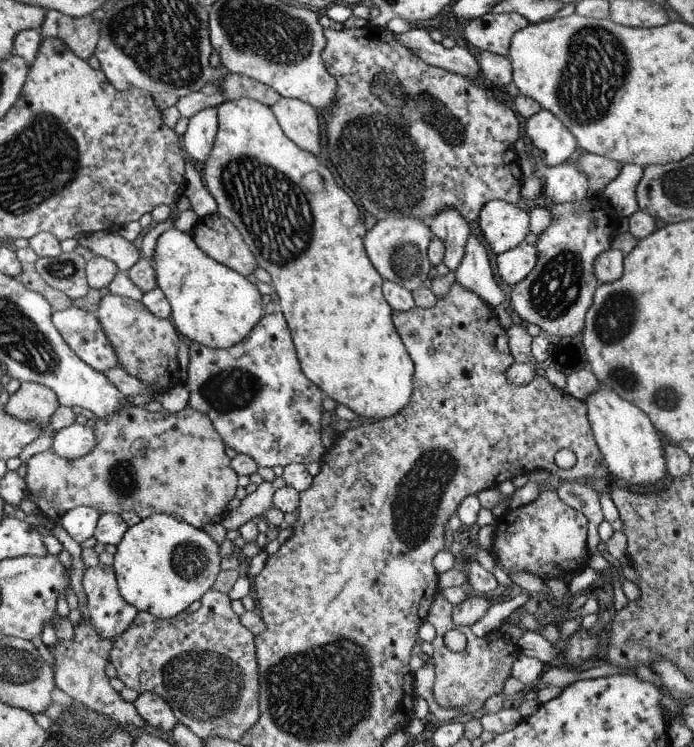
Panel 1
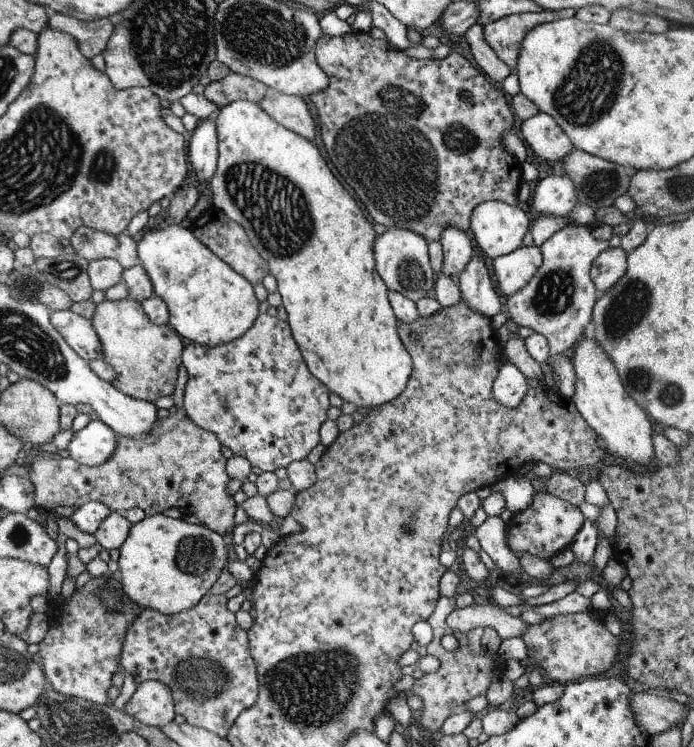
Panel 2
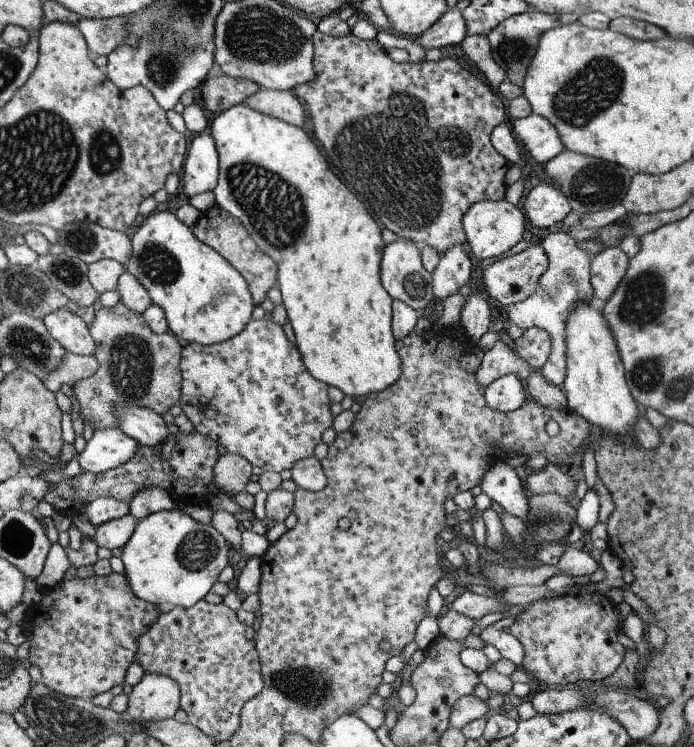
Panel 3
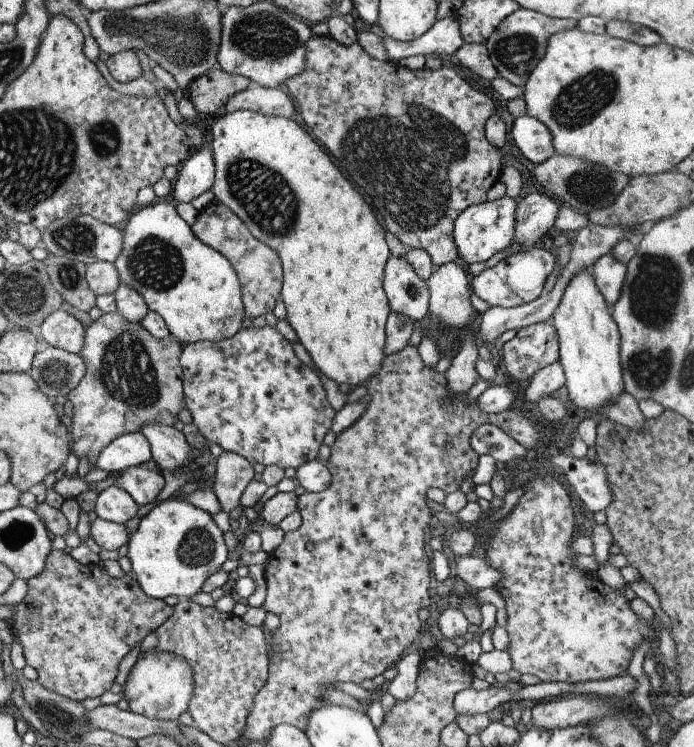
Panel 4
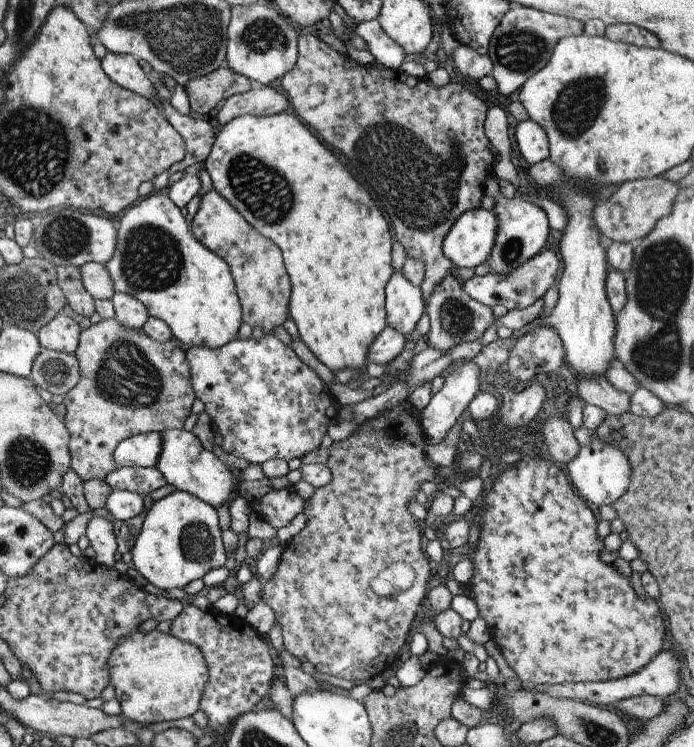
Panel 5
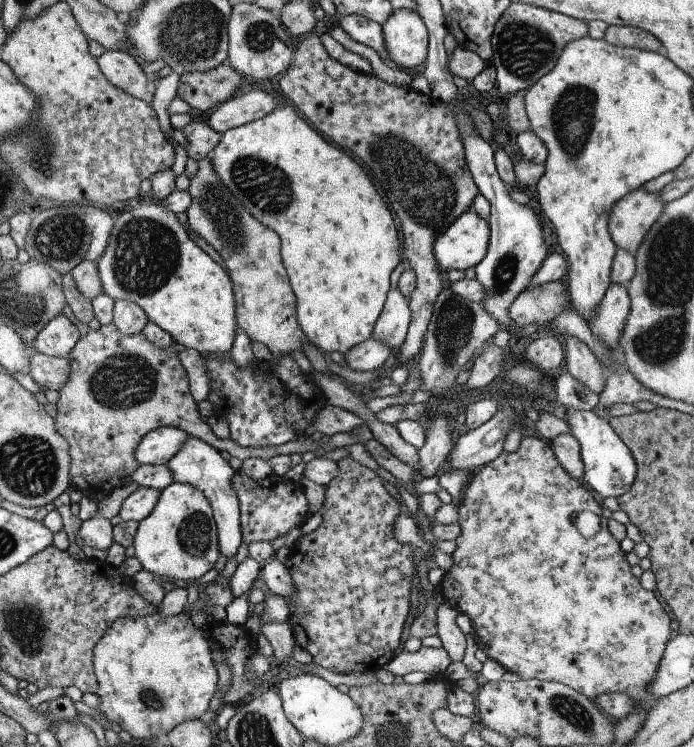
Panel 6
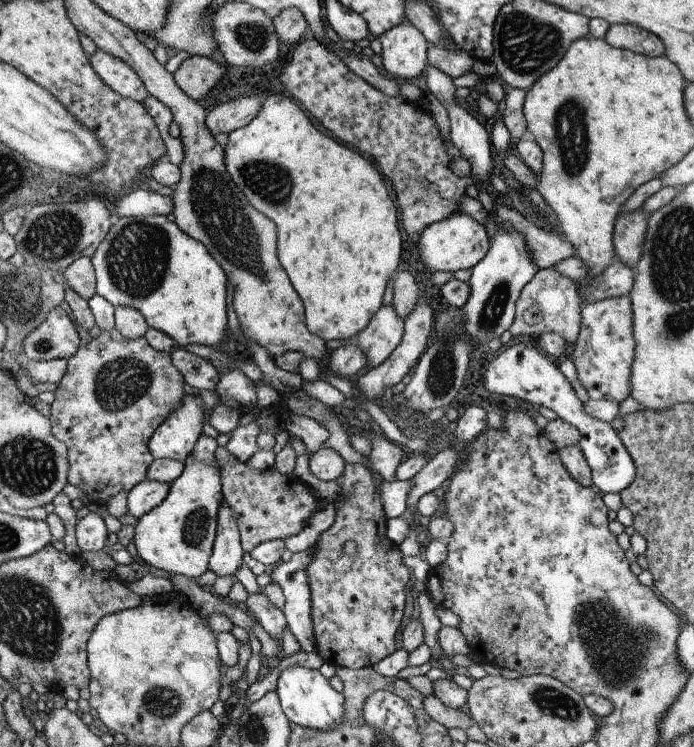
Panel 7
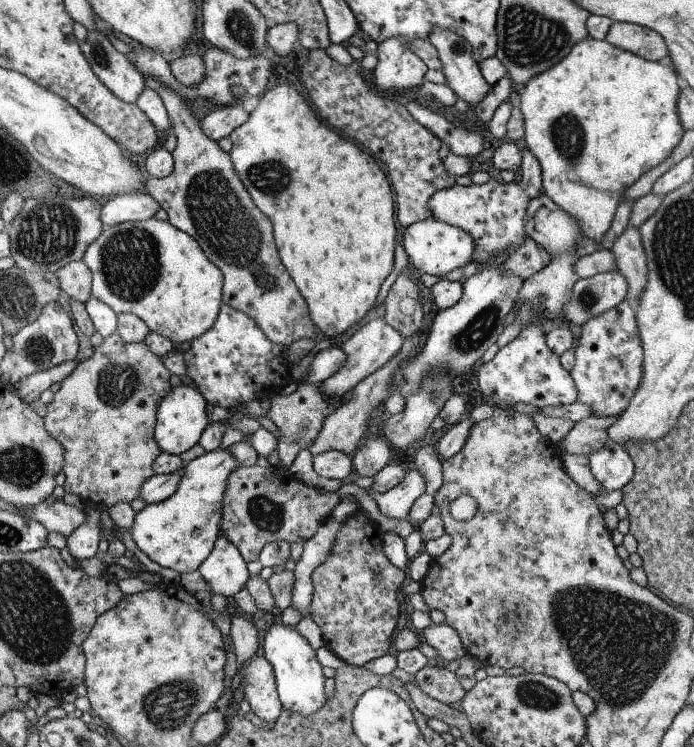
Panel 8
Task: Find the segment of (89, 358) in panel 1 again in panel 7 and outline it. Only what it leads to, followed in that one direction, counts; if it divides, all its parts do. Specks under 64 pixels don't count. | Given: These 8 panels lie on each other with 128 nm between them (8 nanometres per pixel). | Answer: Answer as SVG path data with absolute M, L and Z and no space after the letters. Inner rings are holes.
M57 305L22 339L22 359L24 362L67 360L79 347L79 336L72 318Z

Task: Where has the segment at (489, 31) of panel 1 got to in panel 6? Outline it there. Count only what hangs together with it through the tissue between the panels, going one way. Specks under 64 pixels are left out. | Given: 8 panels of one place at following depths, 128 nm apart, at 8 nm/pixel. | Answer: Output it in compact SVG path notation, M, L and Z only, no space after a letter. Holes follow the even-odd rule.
M509 3L494 24L490 38L492 55L489 65L495 67L495 84L503 94L513 94L518 90L529 88L541 76L547 74L555 66L563 47L572 40L588 34L588 26L582 20L525 3Z

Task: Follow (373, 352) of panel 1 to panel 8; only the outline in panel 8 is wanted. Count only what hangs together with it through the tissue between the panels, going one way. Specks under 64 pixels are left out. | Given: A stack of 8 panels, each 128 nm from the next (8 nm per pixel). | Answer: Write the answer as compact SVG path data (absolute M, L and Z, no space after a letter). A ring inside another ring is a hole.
M278 84L273 88L269 88L264 92L255 108L248 113L245 122L232 130L228 136L229 152L233 168L236 176L239 177L240 183L243 184L245 190L249 192L253 204L269 218L271 226L273 226L273 238L275 238L275 246L285 270L293 279L295 286L298 288L300 295L306 302L311 320L319 330L320 337L334 336L347 330L353 326L365 313L374 305L377 292L381 282L387 278L391 268L393 268L393 242L395 242L395 224L393 224L393 196L387 184L387 177L379 170L377 162L367 154L361 152L353 142L343 140L341 136L337 136L333 130L329 130L311 110L311 106L292 85Z

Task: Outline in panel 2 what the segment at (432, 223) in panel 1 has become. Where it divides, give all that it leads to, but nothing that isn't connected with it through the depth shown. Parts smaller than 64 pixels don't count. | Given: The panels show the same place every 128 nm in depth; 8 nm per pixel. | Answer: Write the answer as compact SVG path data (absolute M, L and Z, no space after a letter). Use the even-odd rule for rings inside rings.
M447 226L441 236L439 244L442 247L441 272L443 276L459 275L465 264L471 260L473 250L469 236L455 226Z

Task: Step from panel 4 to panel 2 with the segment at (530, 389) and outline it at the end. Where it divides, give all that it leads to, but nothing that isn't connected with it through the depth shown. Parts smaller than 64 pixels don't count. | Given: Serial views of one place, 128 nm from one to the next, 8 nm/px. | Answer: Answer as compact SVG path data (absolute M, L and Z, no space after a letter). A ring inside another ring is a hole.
M568 222L561 230L557 230L550 238L547 238L538 248L541 254L539 268L535 270L535 274L531 276L523 288L519 288L515 294L511 294L511 297L507 298L503 307L508 318L517 327L529 328L533 333L541 334L546 339L549 355L545 368L553 372L557 382L555 390L567 400L573 396L573 388L575 388L575 372L570 362L569 353L584 332L588 332L590 329L591 312L598 295L591 278L589 278L589 268L591 268L593 260L609 246L607 241L593 238L589 229L589 226Z

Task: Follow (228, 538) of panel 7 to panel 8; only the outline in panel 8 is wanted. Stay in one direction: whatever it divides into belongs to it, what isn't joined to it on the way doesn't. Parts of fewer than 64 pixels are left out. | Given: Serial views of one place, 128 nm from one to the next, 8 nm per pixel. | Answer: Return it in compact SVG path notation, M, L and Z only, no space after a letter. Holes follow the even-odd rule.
M219 534L211 552L196 569L209 586L211 596L227 598L239 592L247 582L248 573L245 564L233 544Z

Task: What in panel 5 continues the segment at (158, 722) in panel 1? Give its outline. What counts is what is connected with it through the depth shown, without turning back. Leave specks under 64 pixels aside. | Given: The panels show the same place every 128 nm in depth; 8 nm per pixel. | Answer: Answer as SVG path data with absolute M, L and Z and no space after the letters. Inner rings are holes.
M137 628L129 636L121 637L107 657L106 669L120 714L142 726L191 716L198 710L208 681L208 668L201 651L194 644L157 629L143 633Z

